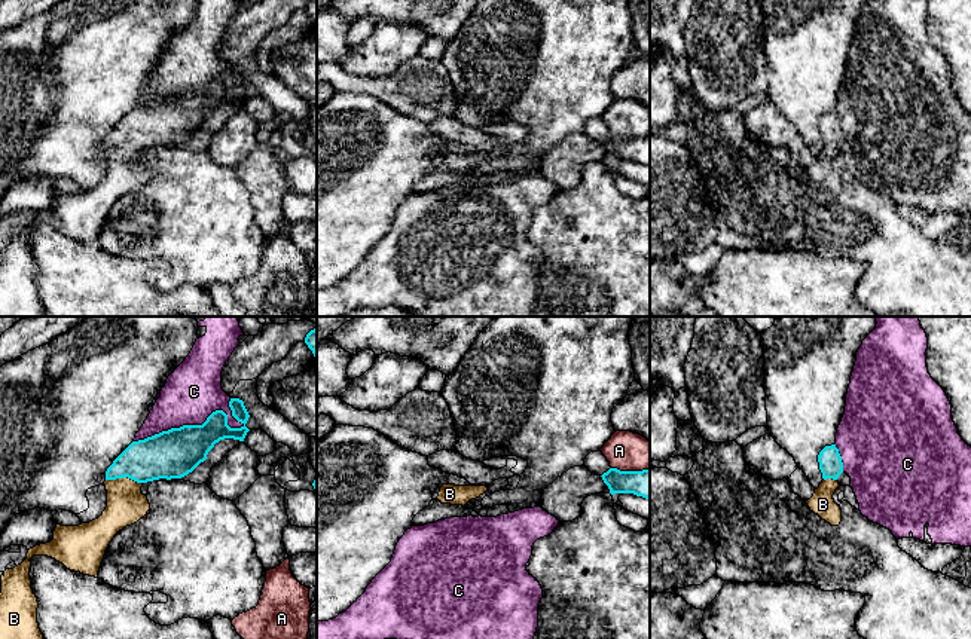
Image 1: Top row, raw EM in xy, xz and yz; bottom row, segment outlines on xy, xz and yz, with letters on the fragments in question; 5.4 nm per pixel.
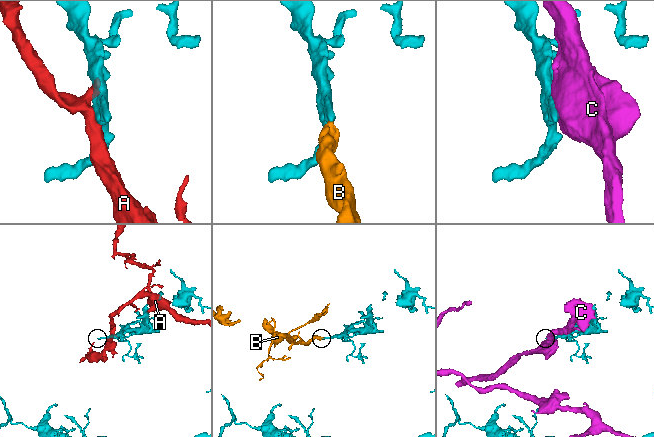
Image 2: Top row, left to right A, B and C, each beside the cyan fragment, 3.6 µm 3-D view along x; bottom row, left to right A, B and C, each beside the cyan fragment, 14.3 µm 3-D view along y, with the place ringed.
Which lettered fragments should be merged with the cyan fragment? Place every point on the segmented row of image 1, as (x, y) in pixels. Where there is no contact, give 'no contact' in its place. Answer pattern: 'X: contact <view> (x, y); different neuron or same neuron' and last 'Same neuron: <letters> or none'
A: contact xz (631, 471); different neuron
B: contact xy (124, 476); same neuron
C: contact xy (192, 425); different neuron
Same neuron: B

